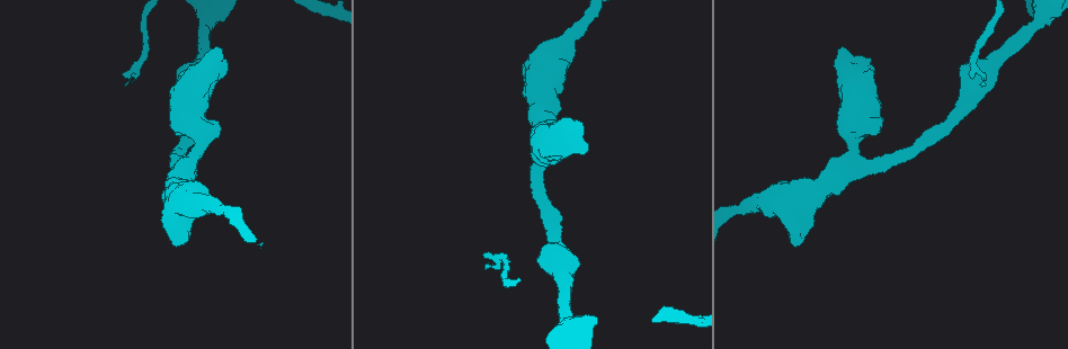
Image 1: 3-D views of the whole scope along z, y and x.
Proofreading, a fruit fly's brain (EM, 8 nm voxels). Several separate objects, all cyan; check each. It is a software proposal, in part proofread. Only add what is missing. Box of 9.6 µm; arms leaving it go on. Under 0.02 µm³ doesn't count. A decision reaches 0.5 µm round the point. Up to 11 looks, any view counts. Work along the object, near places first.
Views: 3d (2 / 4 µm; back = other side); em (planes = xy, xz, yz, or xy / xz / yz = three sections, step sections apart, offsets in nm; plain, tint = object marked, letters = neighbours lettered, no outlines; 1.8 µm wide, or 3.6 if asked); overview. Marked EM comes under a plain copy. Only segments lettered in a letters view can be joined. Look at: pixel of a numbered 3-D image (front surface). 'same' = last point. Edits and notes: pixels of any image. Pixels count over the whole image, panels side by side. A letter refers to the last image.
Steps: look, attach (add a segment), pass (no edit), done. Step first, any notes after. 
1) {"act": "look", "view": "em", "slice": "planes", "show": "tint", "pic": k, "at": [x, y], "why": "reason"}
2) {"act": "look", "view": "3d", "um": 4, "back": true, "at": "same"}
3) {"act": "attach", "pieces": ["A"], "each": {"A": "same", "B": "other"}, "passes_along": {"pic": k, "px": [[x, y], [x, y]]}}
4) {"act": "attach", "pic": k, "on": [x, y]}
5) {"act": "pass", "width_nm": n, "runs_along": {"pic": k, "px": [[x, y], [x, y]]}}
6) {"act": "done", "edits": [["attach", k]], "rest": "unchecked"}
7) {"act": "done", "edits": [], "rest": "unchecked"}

{"act": "look", "view": "em", "um": 3.6, "slice": "yz", "step": 16, "show": "tint", "pic": 1, "at": [973, 95]}

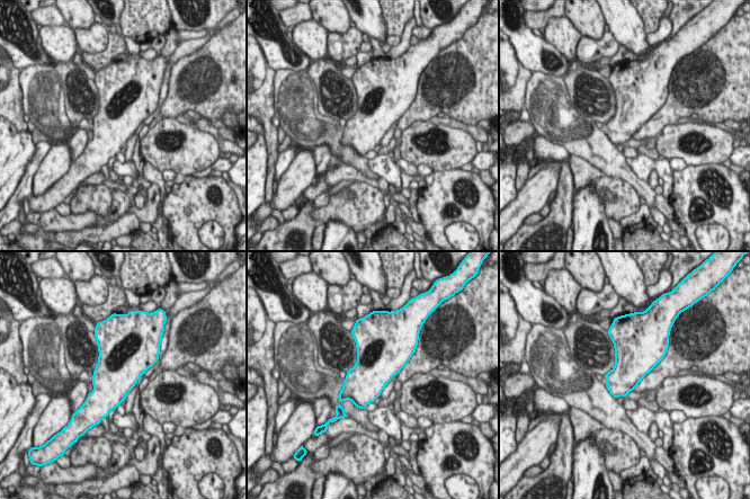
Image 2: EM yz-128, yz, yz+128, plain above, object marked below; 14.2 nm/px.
{"act": "look", "view": "em", "um": 3.6, "slice": "planes", "show": "letters", "at": "same", "why": "another direction"}

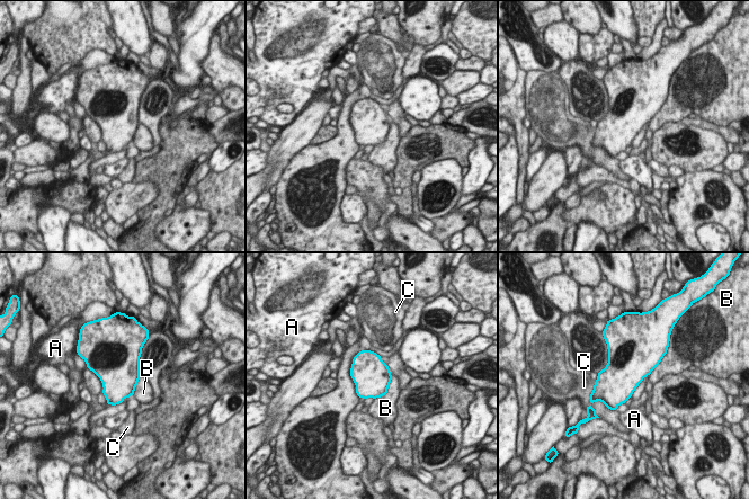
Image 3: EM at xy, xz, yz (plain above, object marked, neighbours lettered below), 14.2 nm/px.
{"act": "pass", "width_nm": 550, "each": {"A": "other", "B": "other", "C": "other"}, "border": {"pic": 3, "px": [[392, 375], [388, 391], [375, 399]]}, "found": "none of them fits"}

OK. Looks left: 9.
{"act": "look", "view": "3d", "um": 4, "pic": 1, "at": [878, 132], "why": "thick end"}

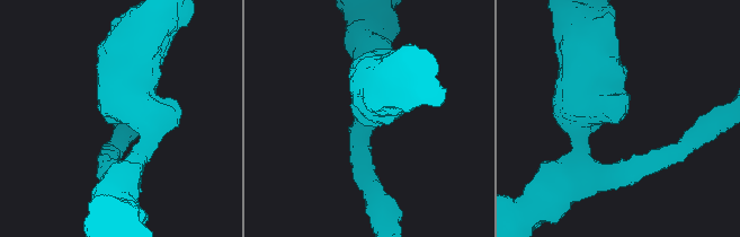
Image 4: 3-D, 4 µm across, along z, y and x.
{"act": "look", "view": "em", "um": 3.6, "slice": "planes", "show": "letters", "pic": 4, "at": [620, 120], "why": "shape alone is not enough"}

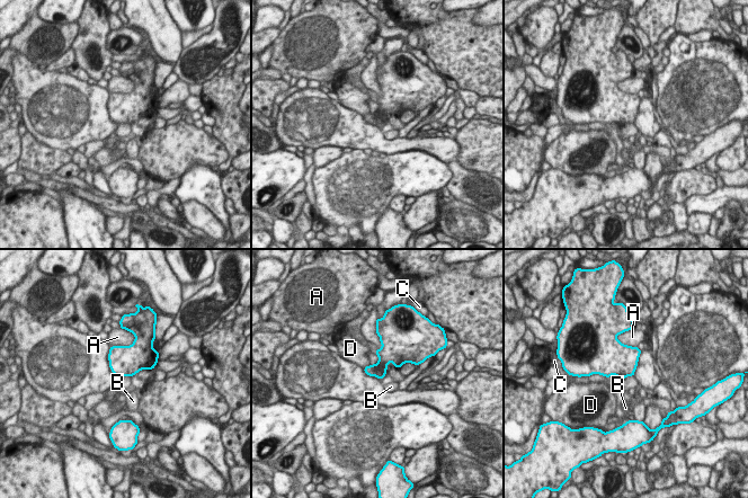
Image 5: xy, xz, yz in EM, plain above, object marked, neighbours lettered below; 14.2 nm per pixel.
{"act": "pass", "each": {"A": "other", "B": "other", "C": "other", "D": "other"}, "border": {"pic": 5, "px": [[370, 364], [364, 368]]}, "found": "none of them fits"}

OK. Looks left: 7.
{"act": "look", "view": "em", "slice": "planes", "show": "tint", "pic": 1, "at": [983, 85]}

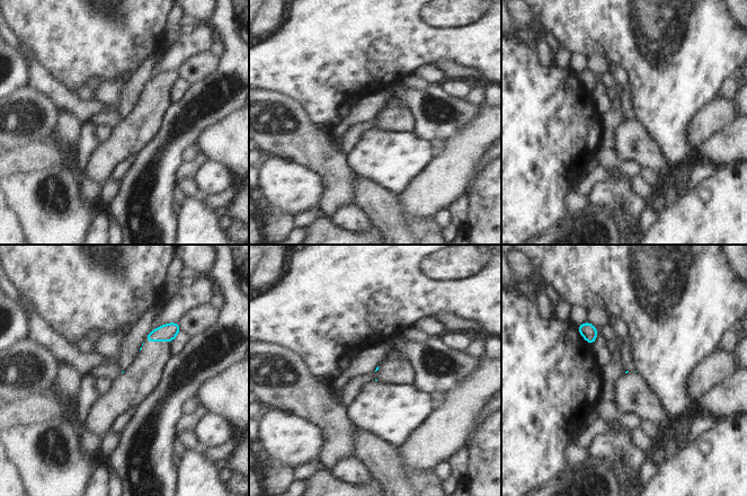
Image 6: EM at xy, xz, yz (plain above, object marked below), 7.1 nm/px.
{"act": "look", "view": "em", "slice": "planes", "show": "letters", "at": "same"}

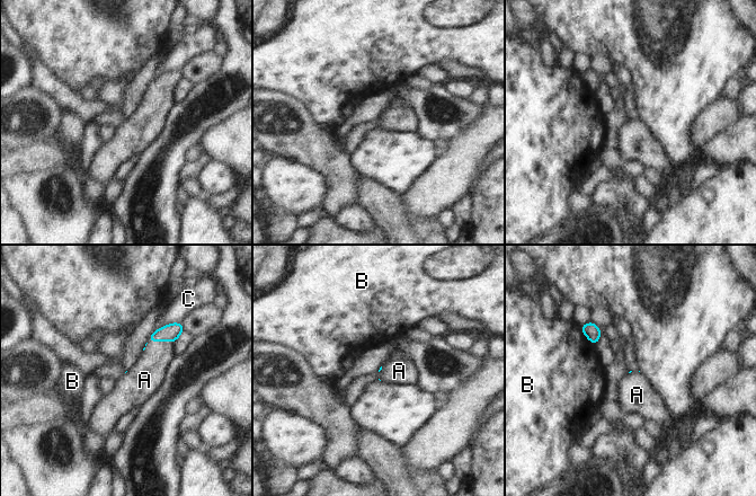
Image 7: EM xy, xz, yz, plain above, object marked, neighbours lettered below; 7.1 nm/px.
{"act": "attach", "pieces": ["A"], "each": {"A": "same", "B": "other", "C": "other"}, "passes_along": {"pic": 7, "px": [[170, 333], [157, 340], [149, 373]]}, "found": "the neuron continues"}

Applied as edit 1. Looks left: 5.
{"act": "look", "view": "overview", "why": "see it whole again"}

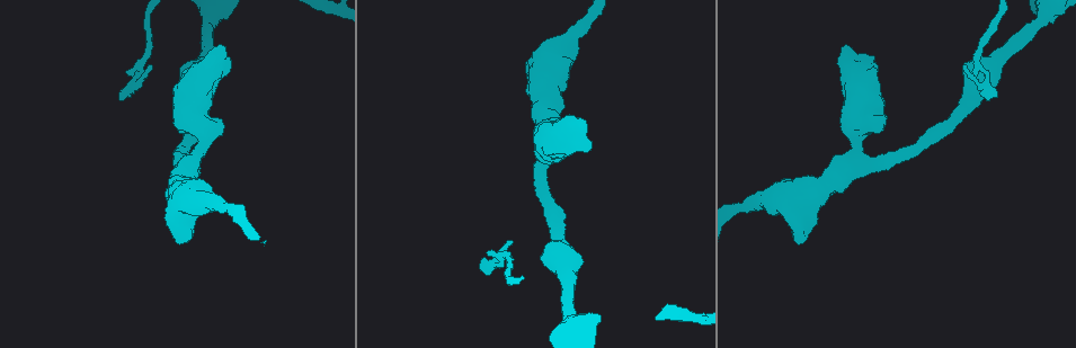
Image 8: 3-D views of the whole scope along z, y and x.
{"act": "look", "view": "em", "um": 3.6, "slice": "xz", "step": 16, "show": "tint", "pic": 8, "at": [591, 148], "why": "stops while still wide"}

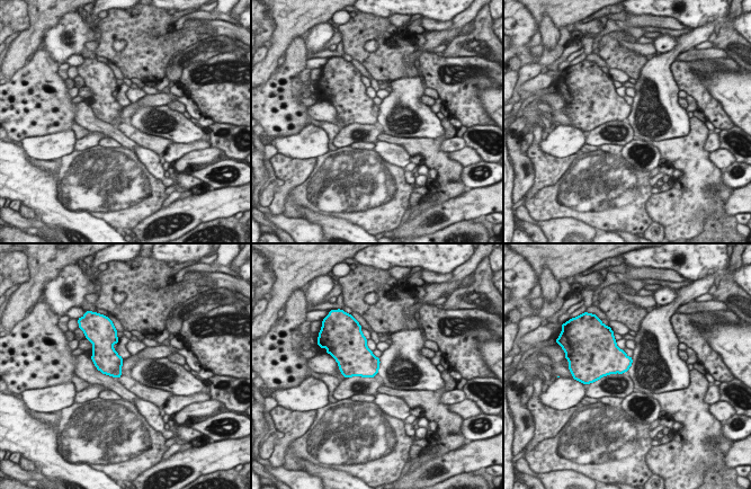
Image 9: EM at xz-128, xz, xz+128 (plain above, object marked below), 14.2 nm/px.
{"act": "look", "view": "em", "um": 3.6, "slice": "planes", "show": "tint", "at": "same", "why": "cut it another way"}

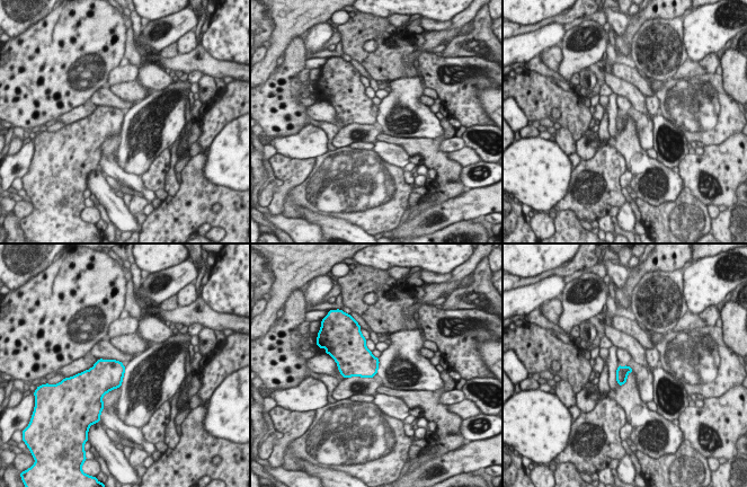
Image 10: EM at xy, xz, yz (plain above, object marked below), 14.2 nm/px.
{"act": "look", "view": "em", "um": 3.6, "slice": "planes", "show": "letters", "at": "same", "why": "see the neighbours"}

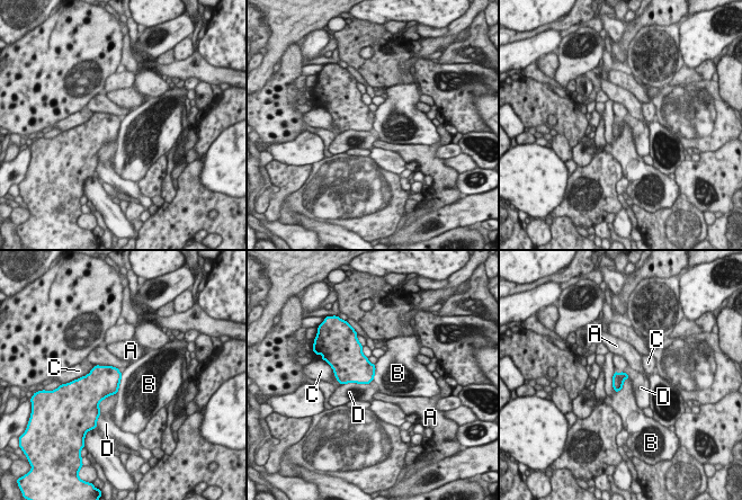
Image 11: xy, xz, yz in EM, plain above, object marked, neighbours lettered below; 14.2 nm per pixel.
{"act": "pass", "longest_contact_nm": ["D", 380], "each": {"A": "other", "B": "other", "C": "other", "D": "other"}, "found": "no lettered segment goes on from it"}

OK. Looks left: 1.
{"act": "done", "edits": [["attach", 7]], "rest": "unchecked"}

